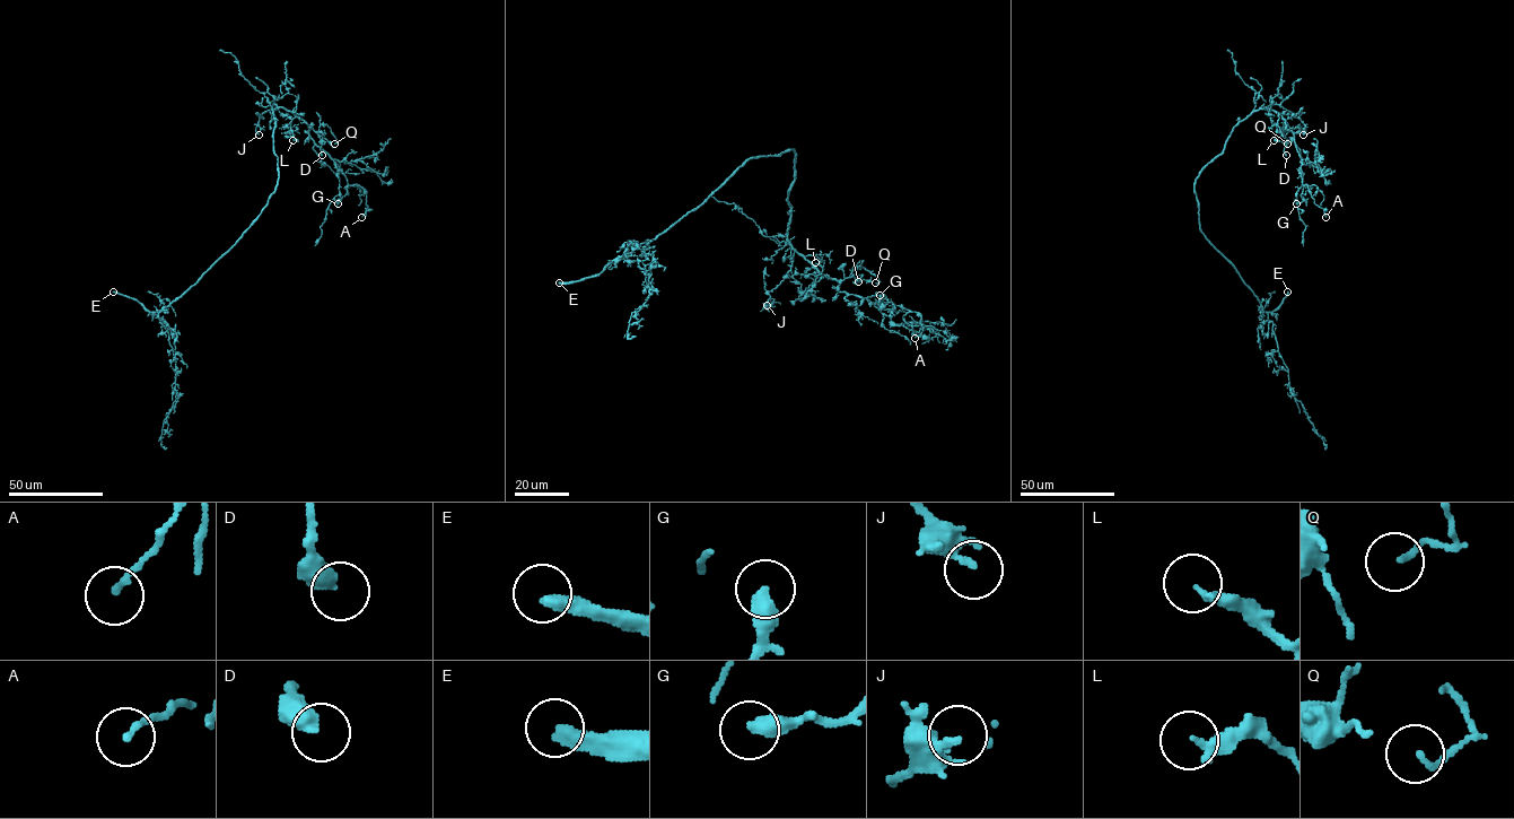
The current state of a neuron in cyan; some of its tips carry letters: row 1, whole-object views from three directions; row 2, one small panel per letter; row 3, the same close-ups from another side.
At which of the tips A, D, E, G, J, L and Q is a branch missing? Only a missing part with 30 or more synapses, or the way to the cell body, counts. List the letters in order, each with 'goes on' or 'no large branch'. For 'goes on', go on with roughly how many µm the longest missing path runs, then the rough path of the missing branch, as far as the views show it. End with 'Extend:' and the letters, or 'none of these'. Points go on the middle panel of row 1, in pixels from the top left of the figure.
A: no large branch
D: no large branch
E: goes on | 150 µm
G: no large branch
J: no large branch
L: no large branch
Q: no large branch
Extend: E

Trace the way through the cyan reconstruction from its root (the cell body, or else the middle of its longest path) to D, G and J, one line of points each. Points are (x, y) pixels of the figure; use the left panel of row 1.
D: (264, 207), (278, 177), (278, 157), (273, 153), (274, 109), (289, 110), (320, 134), (322, 155)
G: (264, 207), (278, 177), (273, 110), (280, 107), (309, 127), (309, 138), (344, 175), (347, 192), (338, 203)
J: (264, 207), (278, 177), (278, 157), (273, 153), (276, 104), (260, 116), (255, 129), (259, 134)

